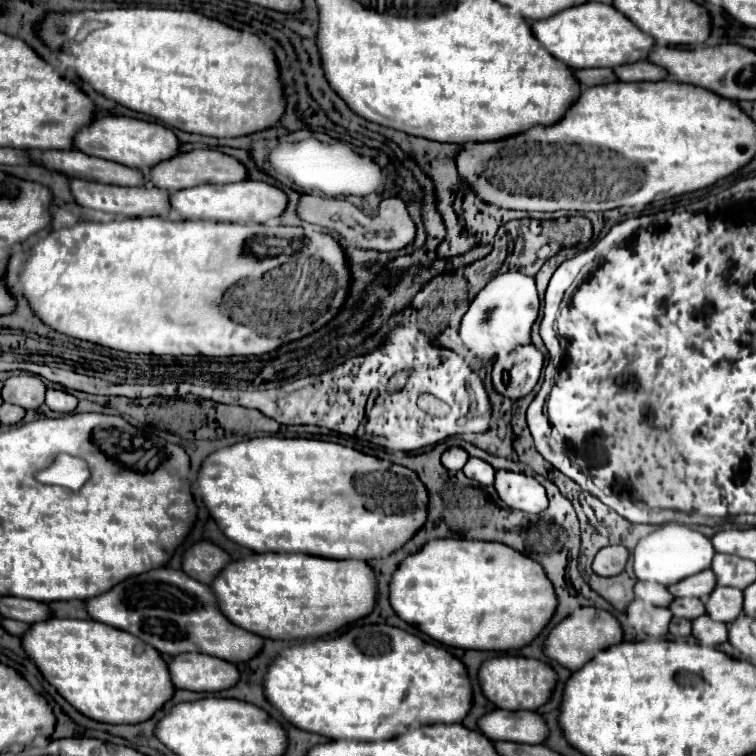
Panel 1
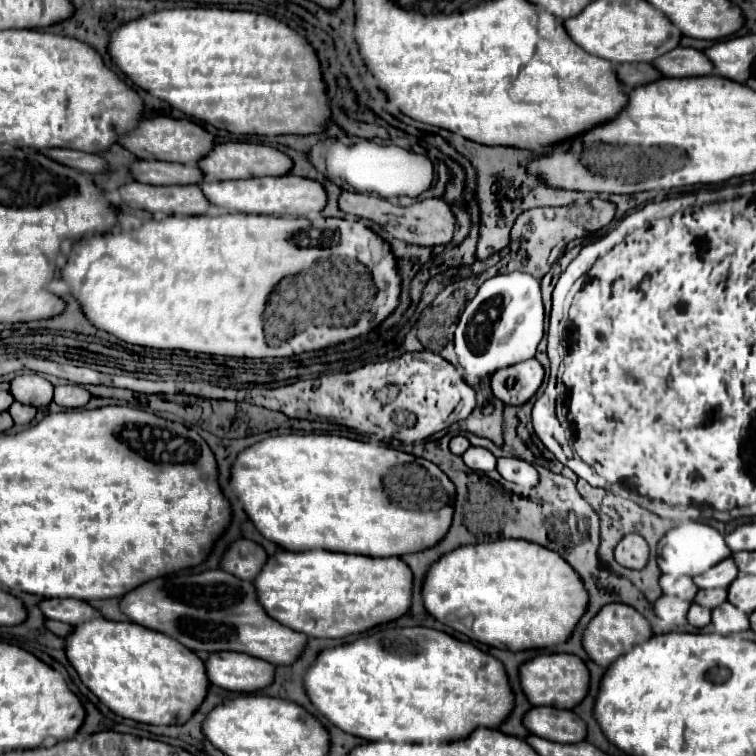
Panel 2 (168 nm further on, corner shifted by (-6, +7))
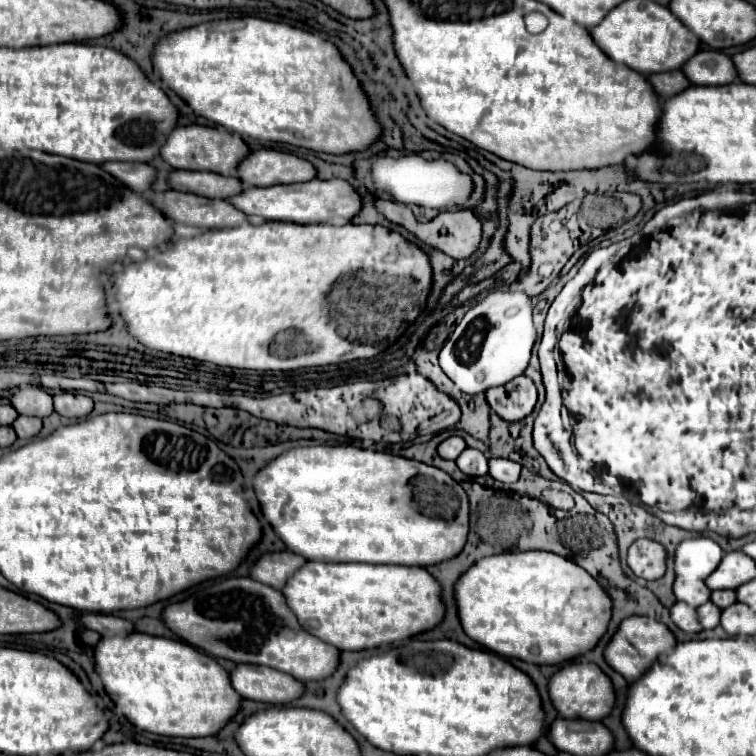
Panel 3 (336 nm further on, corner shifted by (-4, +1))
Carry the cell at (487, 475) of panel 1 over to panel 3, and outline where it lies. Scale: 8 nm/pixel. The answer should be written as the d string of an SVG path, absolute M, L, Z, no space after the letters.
M466 447L460 453L460 457L456 459L456 465L460 467L462 473L466 473L470 477L478 477L478 475L486 475L488 473L488 459L478 449Z

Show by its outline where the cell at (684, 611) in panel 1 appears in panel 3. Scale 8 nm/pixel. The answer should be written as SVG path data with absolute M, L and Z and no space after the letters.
M726 589L726 591L712 591L710 601L716 603L716 607L726 609L728 605L736 603L736 591L730 591L730 589Z

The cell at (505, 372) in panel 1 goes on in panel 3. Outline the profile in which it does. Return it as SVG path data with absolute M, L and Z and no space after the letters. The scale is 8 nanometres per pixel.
M518 375L506 385L488 389L486 399L492 411L496 411L504 421L520 421L532 413L538 393L530 377Z

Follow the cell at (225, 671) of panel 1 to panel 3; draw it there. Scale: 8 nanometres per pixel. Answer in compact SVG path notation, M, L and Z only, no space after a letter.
M240 663L230 671L230 683L238 695L262 703L290 703L300 697L304 687L294 677L264 665Z

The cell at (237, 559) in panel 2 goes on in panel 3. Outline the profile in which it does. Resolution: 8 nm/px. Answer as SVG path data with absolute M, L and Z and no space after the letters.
M280 551L280 553L266 553L258 557L250 565L250 577L254 581L260 581L264 585L270 585L274 589L282 589L286 579L304 565L304 557L294 555L290 551Z

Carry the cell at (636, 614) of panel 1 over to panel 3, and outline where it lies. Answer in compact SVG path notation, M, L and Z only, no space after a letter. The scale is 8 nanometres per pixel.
M674 603L670 607L670 619L676 623L676 627L680 627L686 633L698 633L702 631L698 619L696 619L696 609L686 605L686 603Z

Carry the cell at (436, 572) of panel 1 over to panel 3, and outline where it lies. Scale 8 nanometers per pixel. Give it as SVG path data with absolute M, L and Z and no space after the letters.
M548 551L500 553L478 559L454 587L464 633L502 657L556 665L590 651L606 633L612 601L576 563Z

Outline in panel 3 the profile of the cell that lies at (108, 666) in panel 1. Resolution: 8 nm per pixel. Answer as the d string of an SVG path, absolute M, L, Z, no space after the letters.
M128 633L120 637L102 637L94 647L94 671L124 717L148 733L166 737L206 737L214 735L238 711L242 697L232 689L226 671L206 653L188 647L182 641L154 637L146 633Z

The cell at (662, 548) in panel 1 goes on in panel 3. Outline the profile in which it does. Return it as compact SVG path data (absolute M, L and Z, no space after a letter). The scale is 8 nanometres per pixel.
M696 535L678 543L674 553L674 571L678 577L696 575L698 579L706 579L722 559L720 545L704 535Z

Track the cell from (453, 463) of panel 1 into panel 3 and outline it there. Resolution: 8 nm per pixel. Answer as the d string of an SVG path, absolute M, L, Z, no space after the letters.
M450 437L450 439L446 439L446 441L442 441L442 443L438 445L440 457L452 459L452 461L454 461L464 449L466 449L466 443L464 443L462 437Z

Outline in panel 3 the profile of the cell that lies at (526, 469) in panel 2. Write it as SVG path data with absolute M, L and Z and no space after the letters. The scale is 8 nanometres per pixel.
M490 459L490 475L502 483L516 483L520 479L520 463L508 459Z

